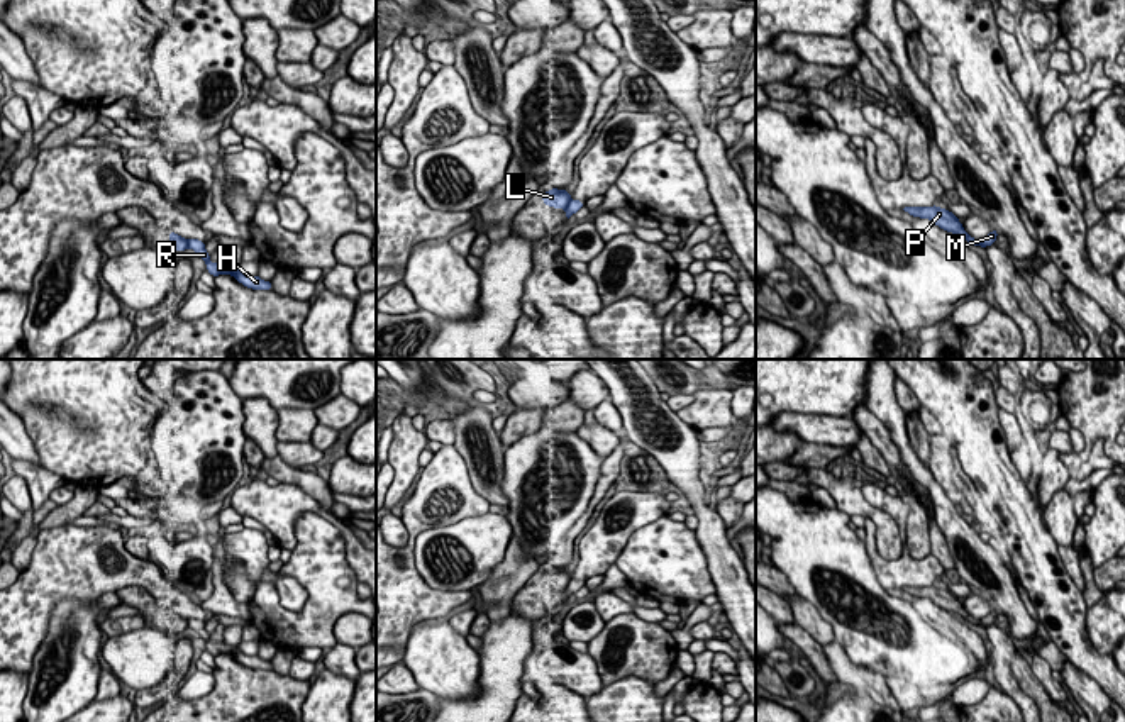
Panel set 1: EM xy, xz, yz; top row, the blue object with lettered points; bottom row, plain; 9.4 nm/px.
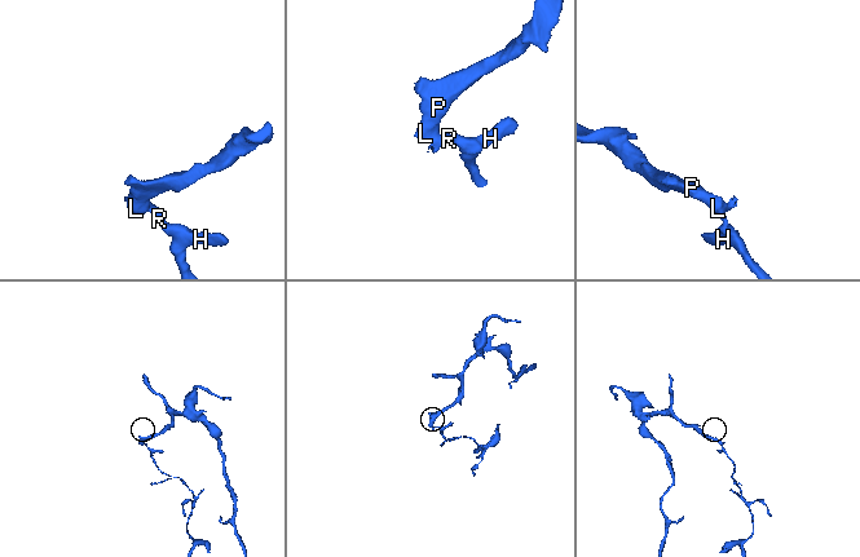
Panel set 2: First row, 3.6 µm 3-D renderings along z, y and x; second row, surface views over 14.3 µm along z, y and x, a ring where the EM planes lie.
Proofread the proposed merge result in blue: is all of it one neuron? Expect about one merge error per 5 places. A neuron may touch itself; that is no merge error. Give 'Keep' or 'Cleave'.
Cleave

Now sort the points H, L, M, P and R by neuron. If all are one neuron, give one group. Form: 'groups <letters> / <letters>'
groups H M R / L P

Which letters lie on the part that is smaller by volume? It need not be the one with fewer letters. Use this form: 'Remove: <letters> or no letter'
Remove: H, M, R

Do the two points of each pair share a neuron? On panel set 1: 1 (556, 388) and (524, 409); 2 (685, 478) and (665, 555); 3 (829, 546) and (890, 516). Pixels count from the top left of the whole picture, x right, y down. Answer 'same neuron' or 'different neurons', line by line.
1: same neuron
2: different neurons
3: different neurons

